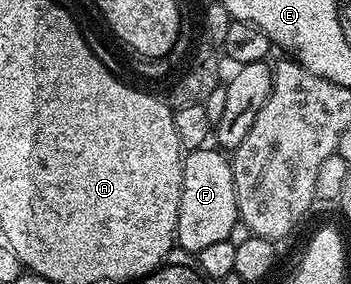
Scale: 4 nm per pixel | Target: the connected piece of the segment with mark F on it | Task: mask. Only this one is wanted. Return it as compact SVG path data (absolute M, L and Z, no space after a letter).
M201 149L187 152L182 165L182 193L178 209L176 243L183 251L201 251L206 245L214 245L219 239L228 238L228 231L238 222L234 173L230 159L223 150Z

